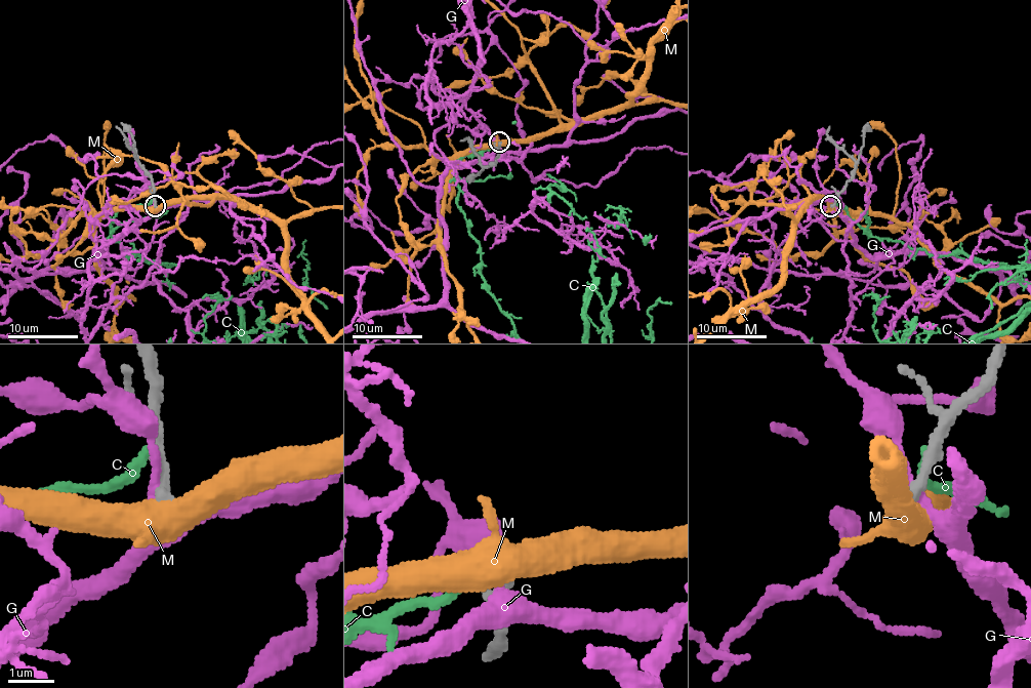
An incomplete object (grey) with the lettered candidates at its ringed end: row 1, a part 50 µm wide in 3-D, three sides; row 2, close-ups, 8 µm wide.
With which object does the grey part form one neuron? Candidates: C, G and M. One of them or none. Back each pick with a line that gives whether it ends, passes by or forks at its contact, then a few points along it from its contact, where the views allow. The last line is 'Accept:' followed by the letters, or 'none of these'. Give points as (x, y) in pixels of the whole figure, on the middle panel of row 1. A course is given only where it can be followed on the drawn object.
Accept: none of these

